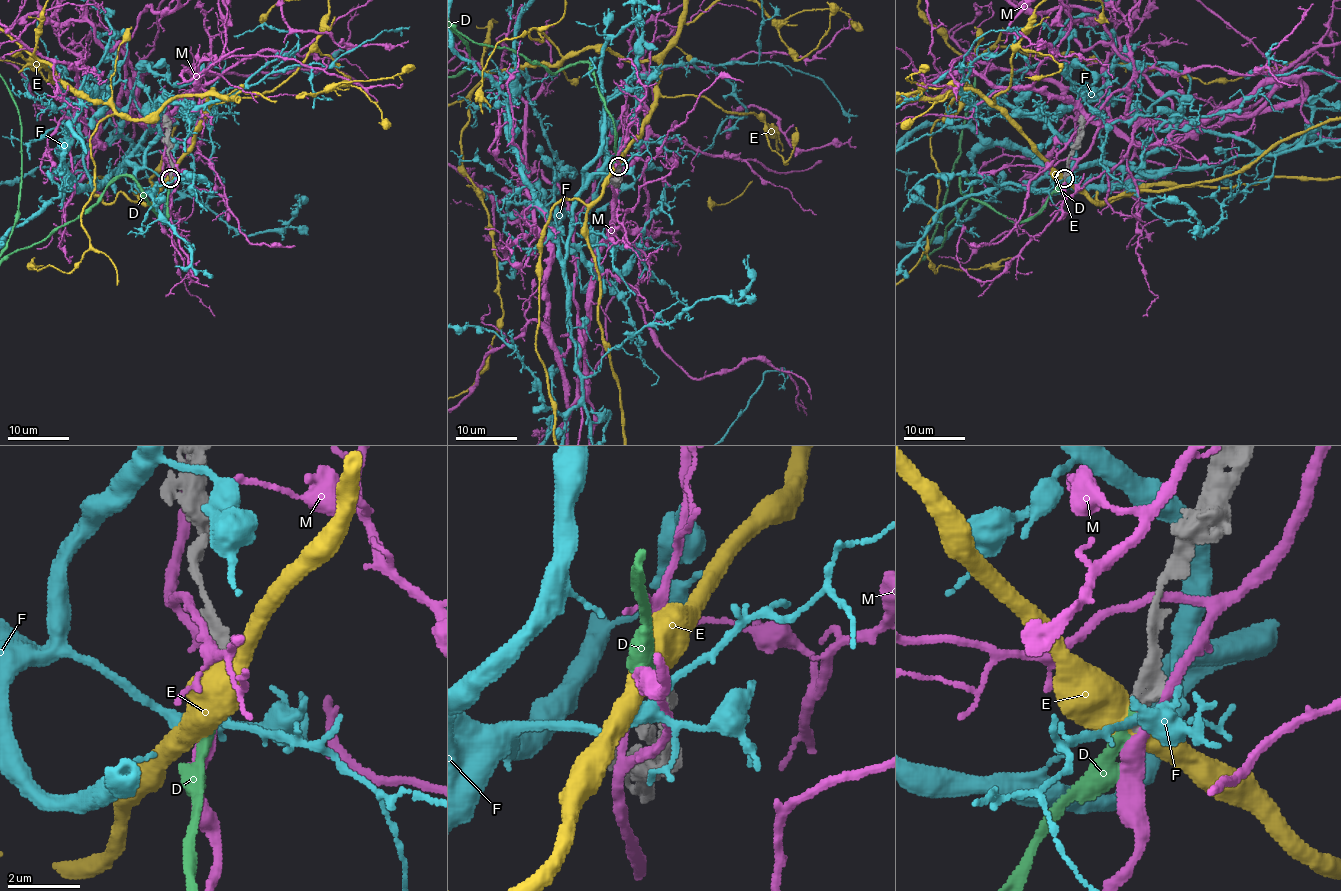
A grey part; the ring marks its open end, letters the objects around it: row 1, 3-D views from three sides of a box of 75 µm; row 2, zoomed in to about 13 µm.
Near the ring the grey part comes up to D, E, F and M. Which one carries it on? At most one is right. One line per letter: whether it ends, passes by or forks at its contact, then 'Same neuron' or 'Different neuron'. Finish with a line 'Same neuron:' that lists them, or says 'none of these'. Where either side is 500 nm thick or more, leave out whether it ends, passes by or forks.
D: It ends there. Same neuron
E: Different neuron
F: It forks there. Different neuron
M: It passes by. Different neuron
Same neuron: D

